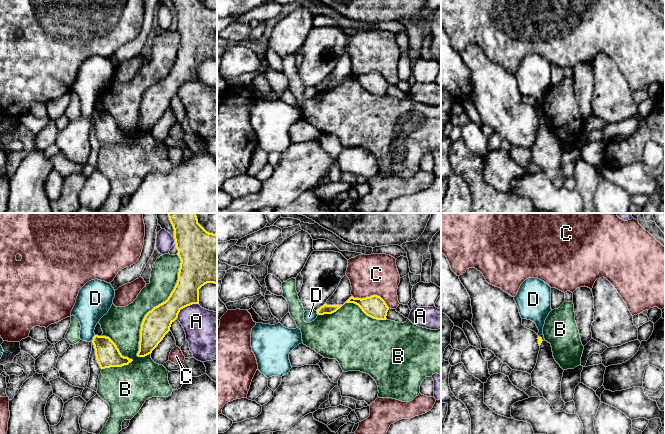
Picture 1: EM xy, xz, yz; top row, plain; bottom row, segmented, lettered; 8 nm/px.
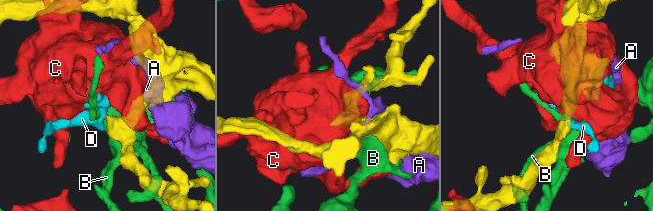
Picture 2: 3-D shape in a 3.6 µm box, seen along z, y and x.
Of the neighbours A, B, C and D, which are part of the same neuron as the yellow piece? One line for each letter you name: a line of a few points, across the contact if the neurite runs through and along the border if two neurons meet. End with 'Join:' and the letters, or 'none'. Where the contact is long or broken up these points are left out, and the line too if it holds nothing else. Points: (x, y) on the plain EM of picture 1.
Join: none

